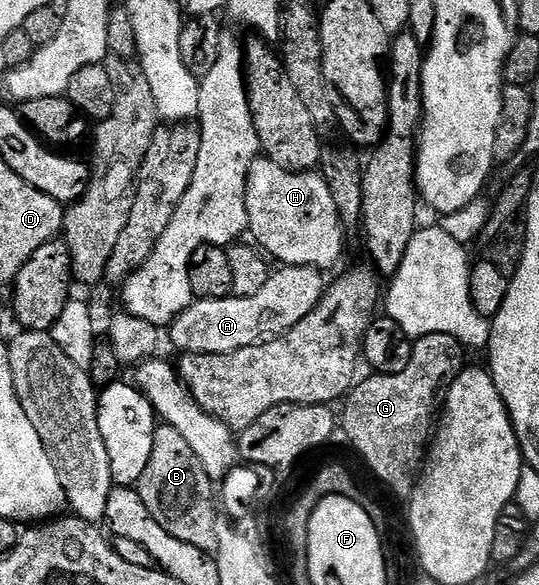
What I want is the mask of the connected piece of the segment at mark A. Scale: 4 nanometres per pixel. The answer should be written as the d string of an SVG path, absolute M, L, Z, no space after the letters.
M280 266L269 275L266 286L253 296L227 296L224 300L196 300L170 325L172 344L184 354L226 354L234 350L242 350L246 346L254 346L265 338L279 338L291 330L295 324L302 322L314 306L324 297L326 280L323 280L321 269L293 268Z

